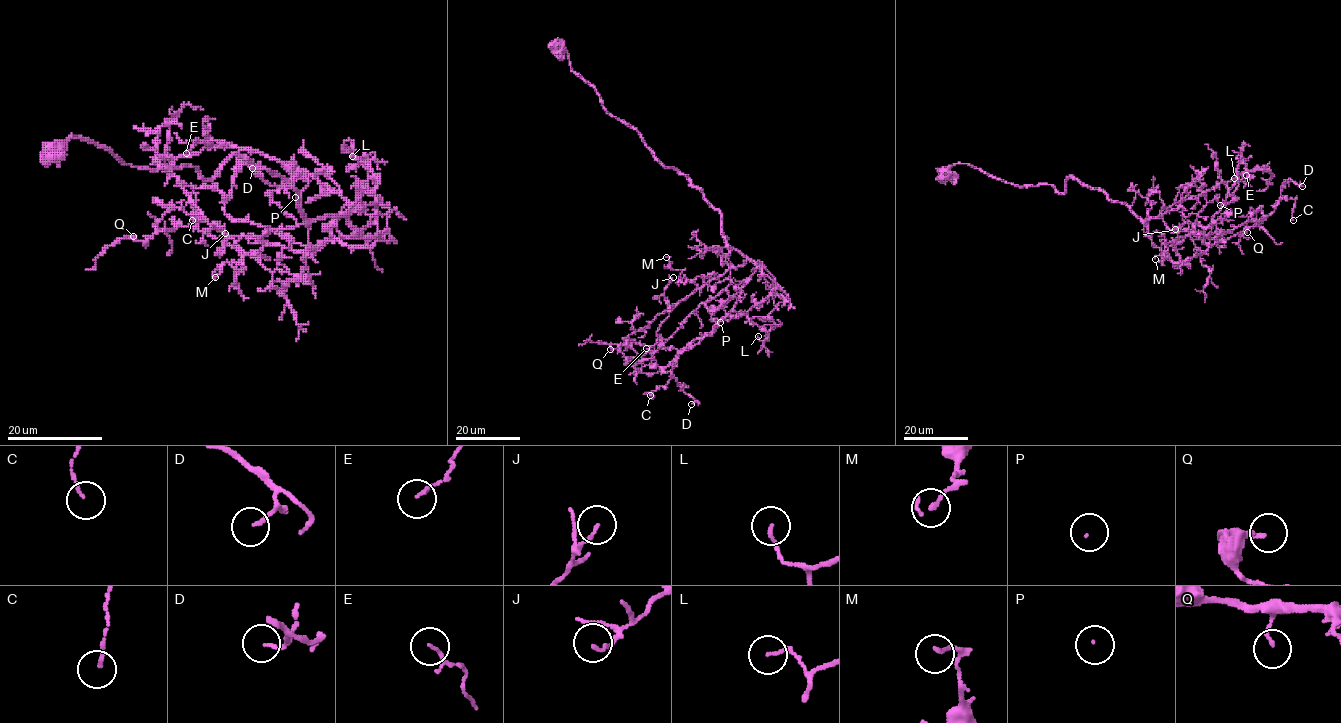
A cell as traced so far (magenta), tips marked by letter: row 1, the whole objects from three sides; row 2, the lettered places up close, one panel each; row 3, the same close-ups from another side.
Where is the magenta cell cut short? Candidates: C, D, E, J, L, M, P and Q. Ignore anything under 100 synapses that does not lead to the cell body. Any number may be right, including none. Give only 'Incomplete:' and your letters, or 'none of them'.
Incomplete: P

